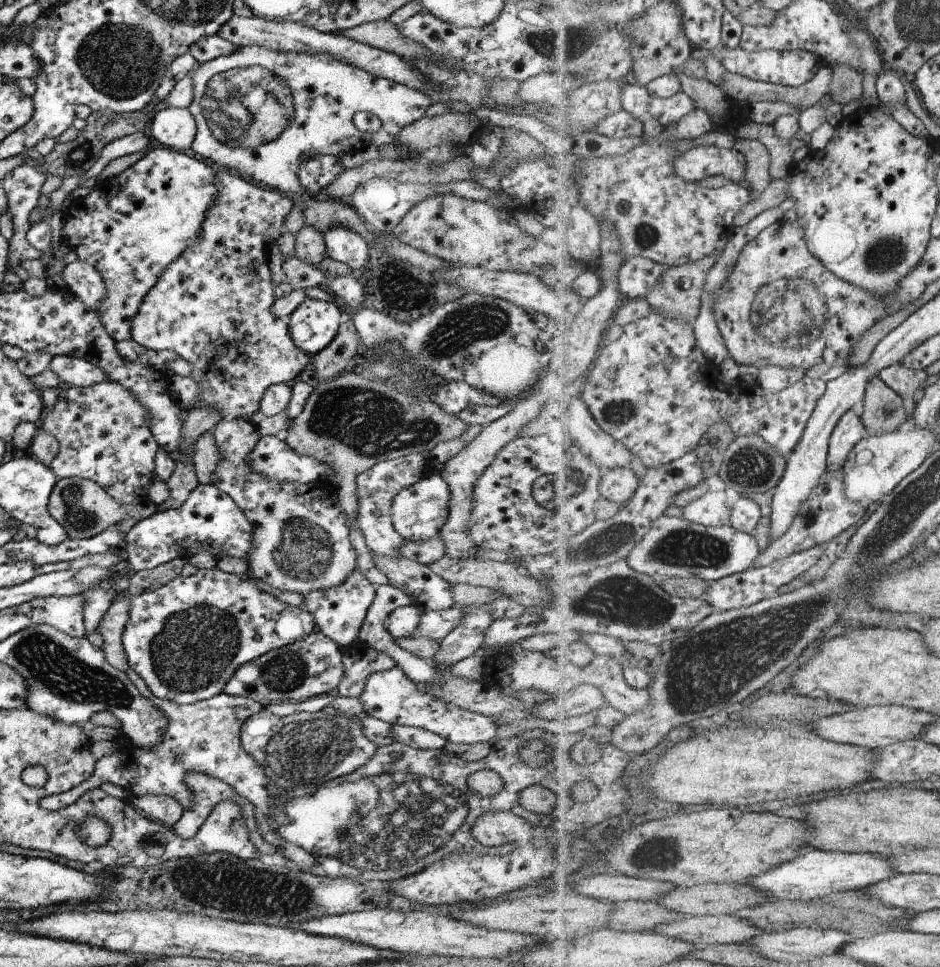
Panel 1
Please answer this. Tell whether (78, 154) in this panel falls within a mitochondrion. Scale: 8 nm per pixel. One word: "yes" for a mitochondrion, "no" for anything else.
yes

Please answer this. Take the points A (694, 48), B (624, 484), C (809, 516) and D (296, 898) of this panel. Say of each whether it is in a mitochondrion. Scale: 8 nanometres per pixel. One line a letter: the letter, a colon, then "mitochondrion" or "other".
A: other
B: other
C: mitochondrion
D: mitochondrion

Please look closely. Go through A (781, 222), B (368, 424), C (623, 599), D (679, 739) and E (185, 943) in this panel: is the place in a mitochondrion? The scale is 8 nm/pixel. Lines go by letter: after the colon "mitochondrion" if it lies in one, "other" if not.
A: other
B: mitochondrion
C: mitochondrion
D: other
E: other

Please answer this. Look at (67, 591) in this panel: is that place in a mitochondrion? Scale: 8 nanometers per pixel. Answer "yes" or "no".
no

